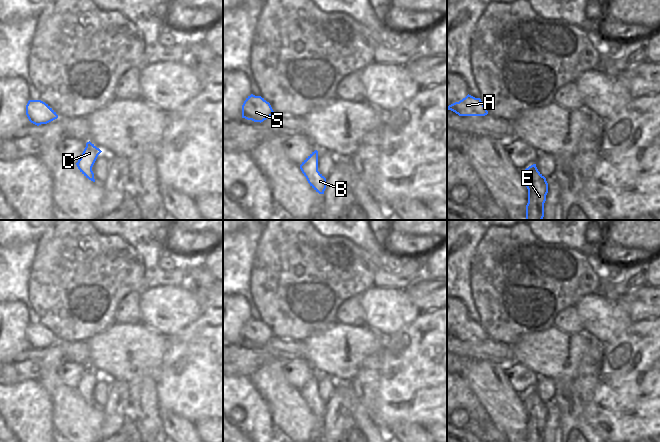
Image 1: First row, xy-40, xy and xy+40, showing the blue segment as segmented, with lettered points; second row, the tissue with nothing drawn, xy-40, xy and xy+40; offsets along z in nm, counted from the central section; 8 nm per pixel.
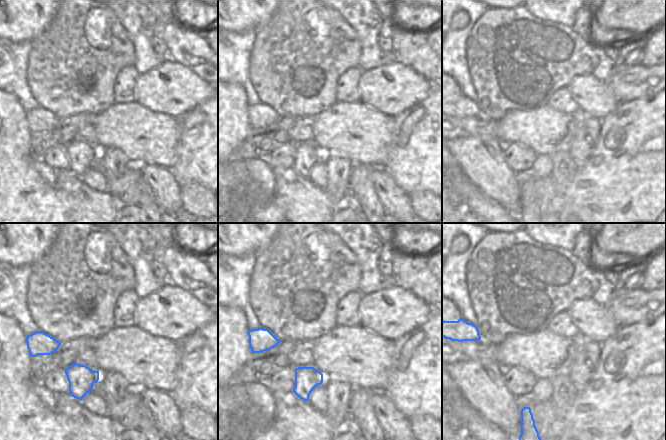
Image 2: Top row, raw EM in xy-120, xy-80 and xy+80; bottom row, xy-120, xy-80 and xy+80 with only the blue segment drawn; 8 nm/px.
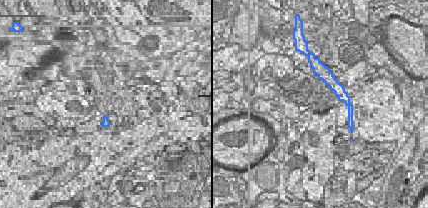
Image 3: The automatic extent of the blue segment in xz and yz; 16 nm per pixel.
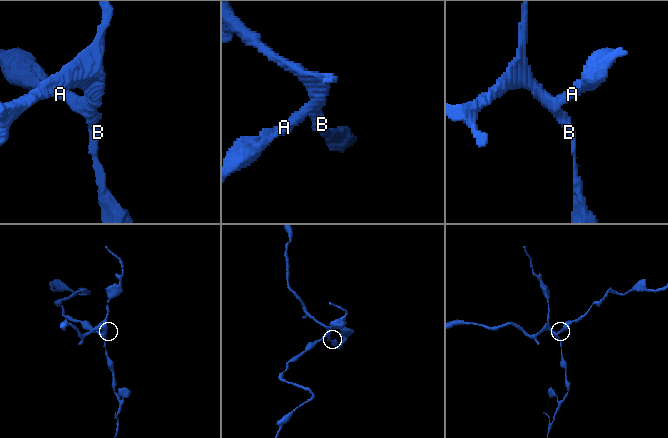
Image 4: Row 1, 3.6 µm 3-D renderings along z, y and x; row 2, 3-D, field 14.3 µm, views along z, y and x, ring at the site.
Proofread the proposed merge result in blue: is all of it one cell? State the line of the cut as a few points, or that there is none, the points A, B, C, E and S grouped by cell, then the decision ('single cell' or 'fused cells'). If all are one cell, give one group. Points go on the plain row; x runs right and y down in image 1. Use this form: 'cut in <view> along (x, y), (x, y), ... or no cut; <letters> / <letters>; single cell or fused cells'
no cut; A B C E S; single cell

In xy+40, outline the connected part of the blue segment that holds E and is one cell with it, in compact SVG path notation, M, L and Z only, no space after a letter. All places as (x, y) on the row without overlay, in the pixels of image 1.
M536 388L523 394L524 405L528 413L526 442L543 442L544 427L548 417L546 402L538 395Z

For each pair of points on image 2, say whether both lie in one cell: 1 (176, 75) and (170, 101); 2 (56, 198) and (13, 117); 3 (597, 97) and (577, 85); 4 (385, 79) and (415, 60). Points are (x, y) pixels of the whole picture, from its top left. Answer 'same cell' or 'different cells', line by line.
1: same cell
2: same cell
3: same cell
4: different cells

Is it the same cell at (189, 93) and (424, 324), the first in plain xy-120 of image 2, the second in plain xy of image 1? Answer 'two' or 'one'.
two

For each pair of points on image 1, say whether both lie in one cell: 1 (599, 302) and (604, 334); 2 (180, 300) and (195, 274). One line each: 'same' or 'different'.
1: same
2: different

